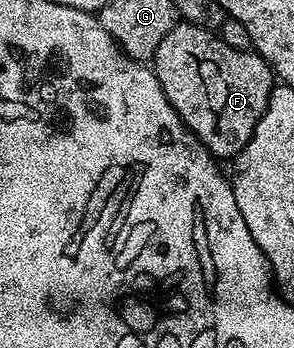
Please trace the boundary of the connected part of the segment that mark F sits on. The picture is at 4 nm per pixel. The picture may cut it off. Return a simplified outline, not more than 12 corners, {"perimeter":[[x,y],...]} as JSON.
{"perimeter":[[185,22],[152,67],[222,162],[248,146],[276,83],[257,52]]}

